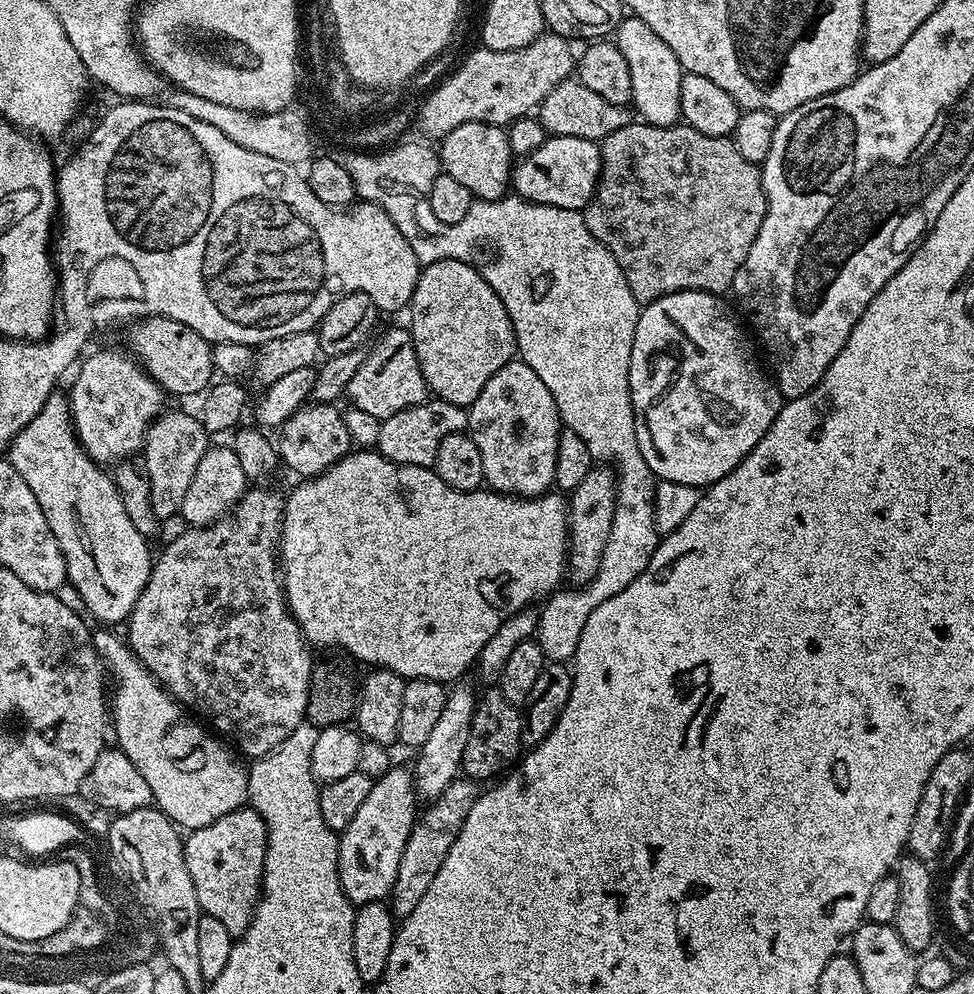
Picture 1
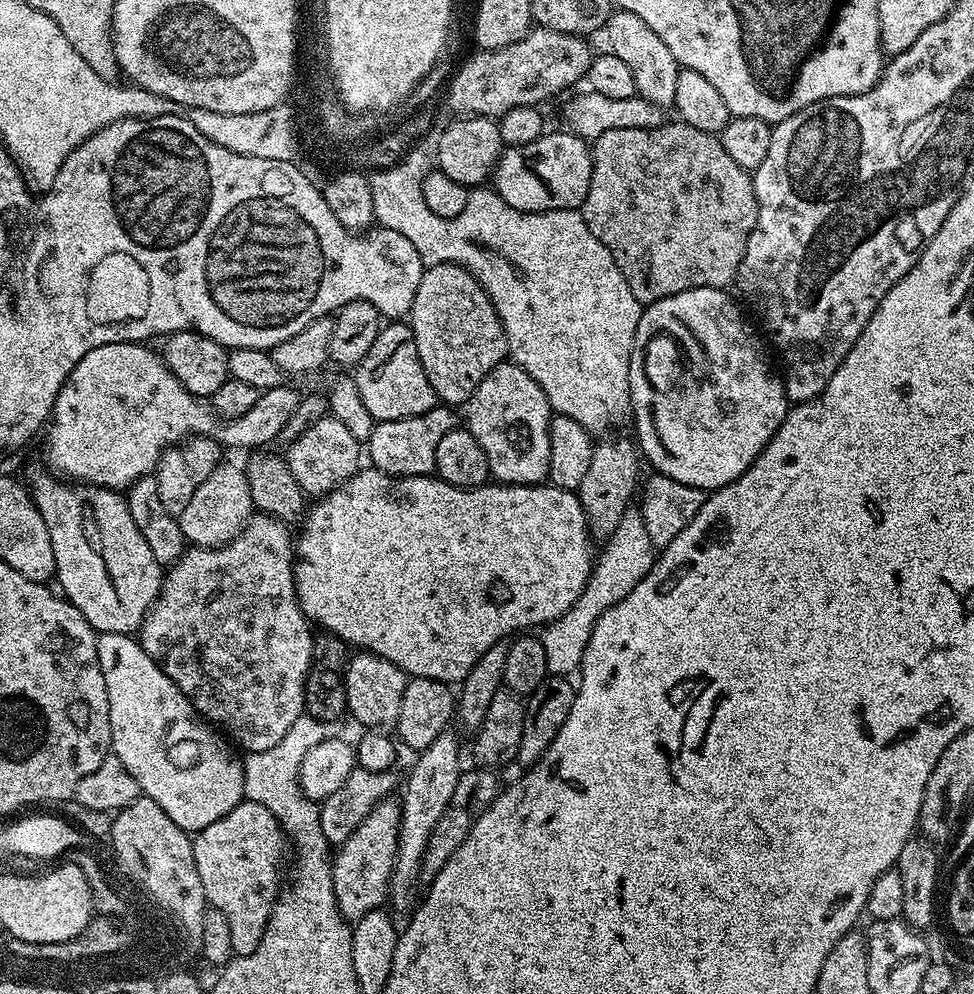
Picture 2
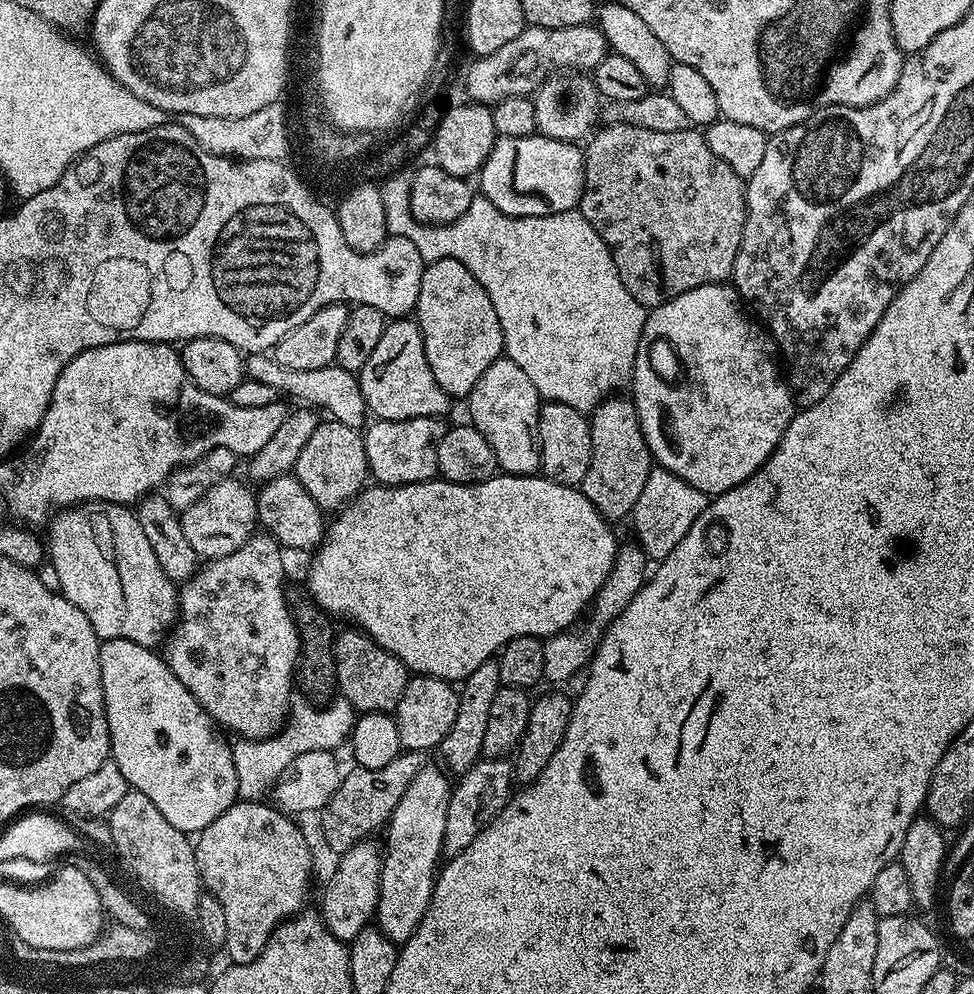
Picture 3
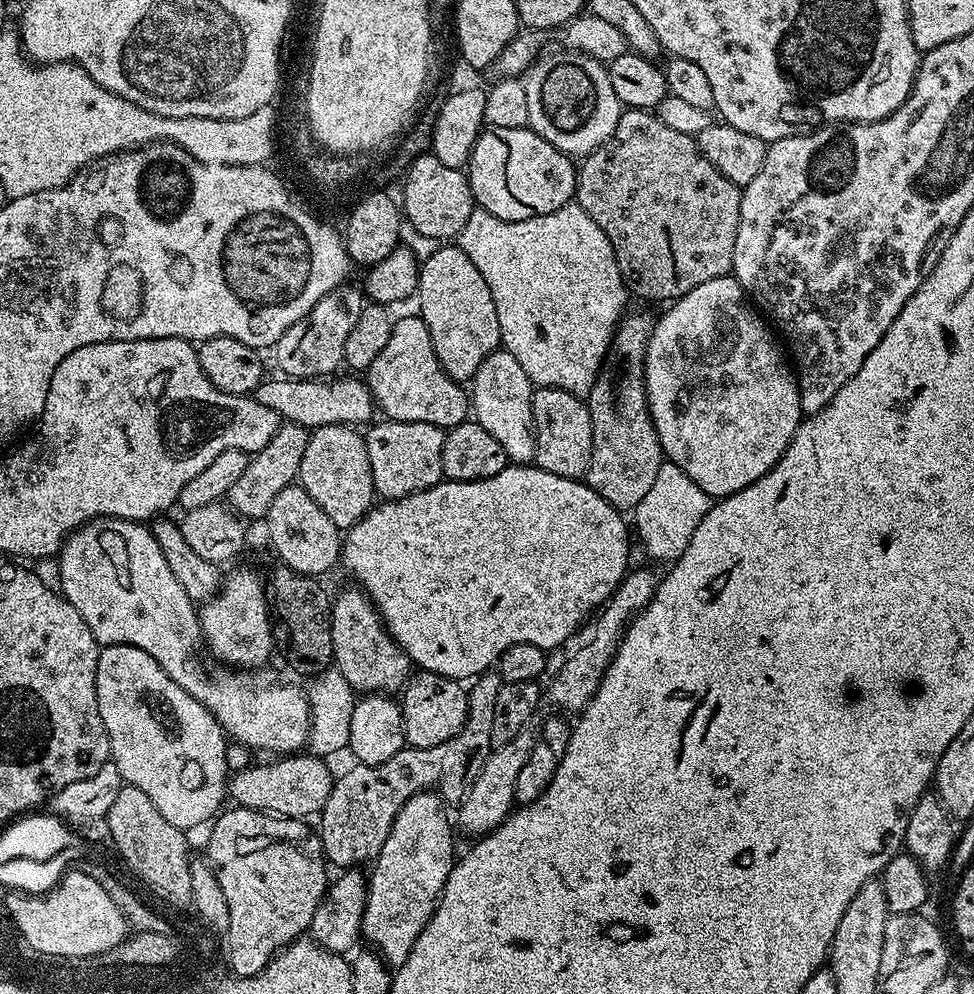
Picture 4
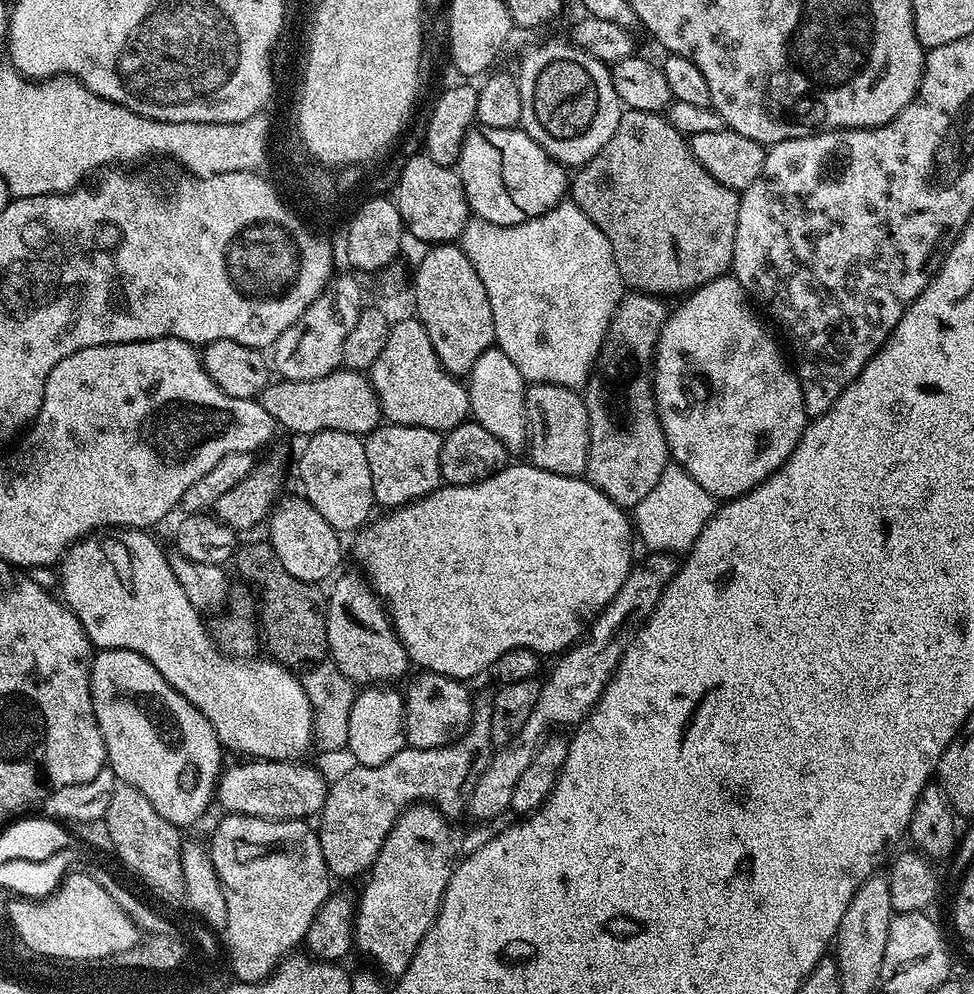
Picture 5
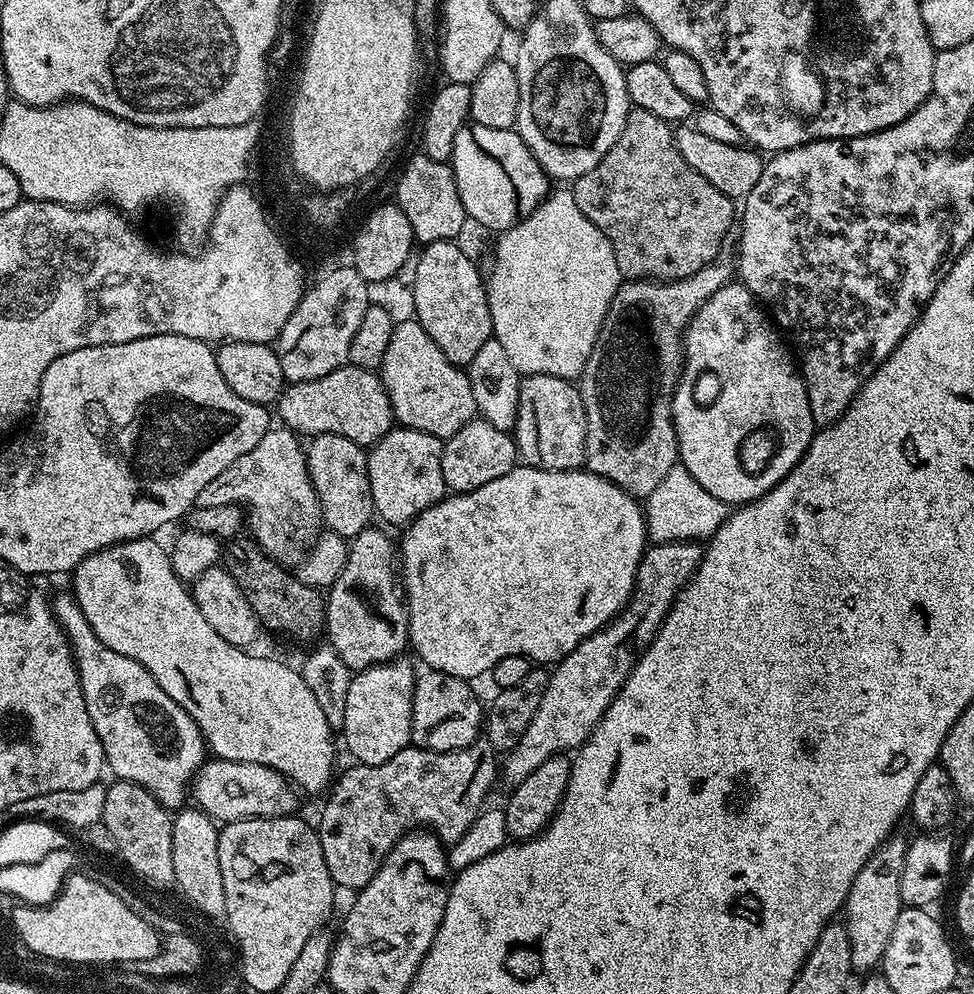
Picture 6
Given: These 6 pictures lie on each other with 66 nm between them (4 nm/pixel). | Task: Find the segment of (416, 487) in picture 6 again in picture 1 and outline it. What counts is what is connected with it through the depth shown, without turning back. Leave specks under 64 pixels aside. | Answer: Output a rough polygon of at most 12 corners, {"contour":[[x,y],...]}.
{"contour":[[439,398],[382,420],[376,448],[395,464],[432,468],[468,408]]}

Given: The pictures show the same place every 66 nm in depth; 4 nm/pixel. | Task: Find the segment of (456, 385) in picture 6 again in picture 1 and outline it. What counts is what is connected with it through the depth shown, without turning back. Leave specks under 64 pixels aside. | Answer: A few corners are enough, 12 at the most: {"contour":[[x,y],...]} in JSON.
{"contour":[[407,327],[350,378],[351,407],[381,421],[429,399]]}

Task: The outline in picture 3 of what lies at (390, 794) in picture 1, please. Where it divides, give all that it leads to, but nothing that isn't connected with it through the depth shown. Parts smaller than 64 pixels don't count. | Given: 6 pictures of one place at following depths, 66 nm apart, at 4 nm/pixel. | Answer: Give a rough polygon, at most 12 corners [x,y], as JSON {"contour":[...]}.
{"contour":[[371,839],[343,853],[318,911],[351,942],[373,923],[382,852]]}

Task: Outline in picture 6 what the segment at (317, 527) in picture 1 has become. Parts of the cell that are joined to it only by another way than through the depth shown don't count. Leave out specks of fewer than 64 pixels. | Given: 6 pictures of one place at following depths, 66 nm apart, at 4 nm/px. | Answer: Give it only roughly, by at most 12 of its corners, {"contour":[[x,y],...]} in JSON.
{"contour":[[517,466],[403,529],[408,643],[475,681],[615,620],[641,501]]}

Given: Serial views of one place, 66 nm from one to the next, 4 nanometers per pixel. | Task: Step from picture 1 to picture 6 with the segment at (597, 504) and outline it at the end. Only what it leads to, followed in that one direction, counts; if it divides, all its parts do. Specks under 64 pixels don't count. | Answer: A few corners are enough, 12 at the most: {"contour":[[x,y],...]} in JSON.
{"contour":[[734,276],[629,280],[578,377],[587,471],[648,497],[684,332]]}

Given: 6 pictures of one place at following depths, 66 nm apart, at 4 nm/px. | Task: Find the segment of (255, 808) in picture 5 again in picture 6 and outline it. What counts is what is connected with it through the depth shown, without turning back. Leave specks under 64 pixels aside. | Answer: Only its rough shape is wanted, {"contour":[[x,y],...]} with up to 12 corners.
{"contour":[[209,759],[190,785],[217,822],[290,816],[301,797],[270,766]]}

